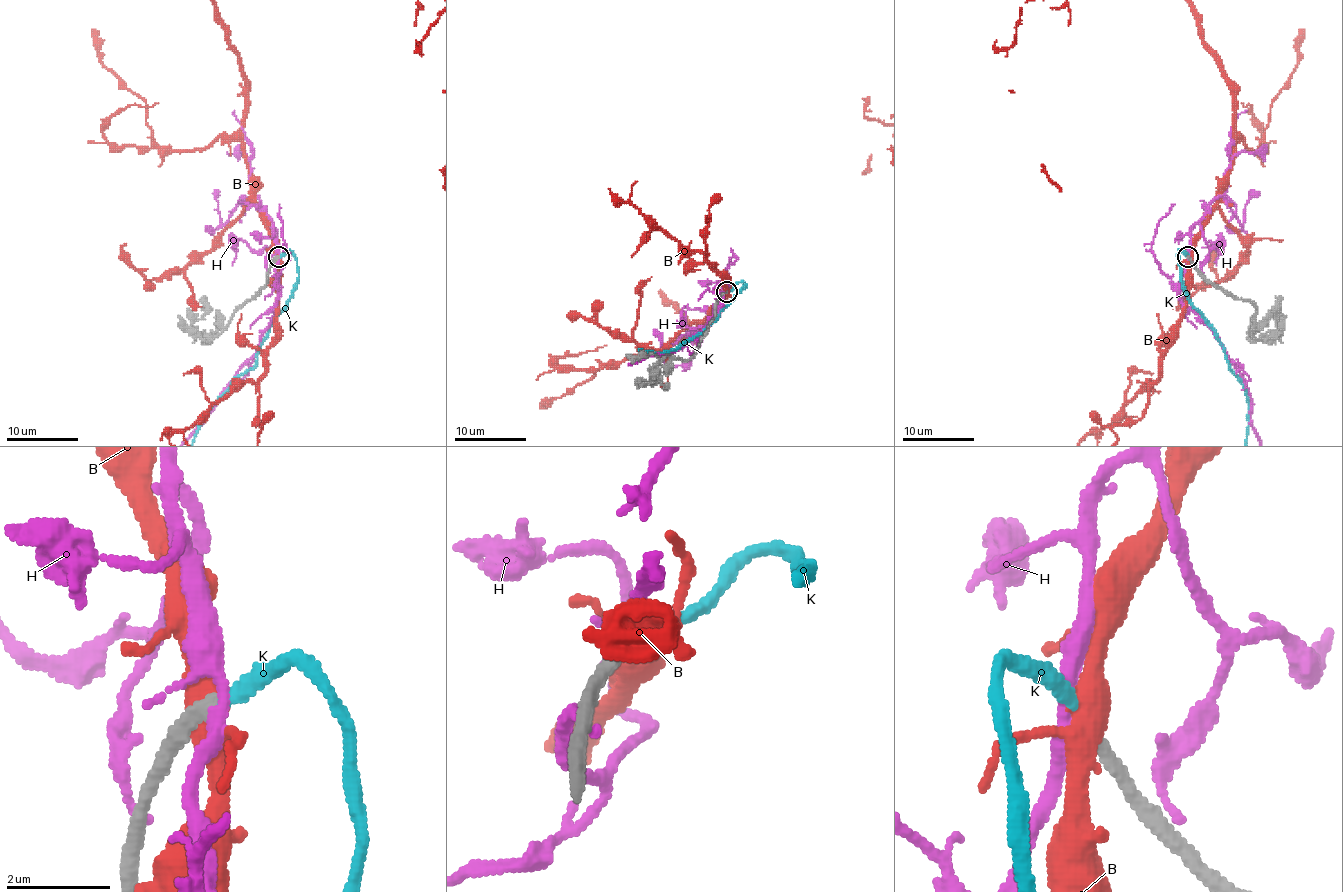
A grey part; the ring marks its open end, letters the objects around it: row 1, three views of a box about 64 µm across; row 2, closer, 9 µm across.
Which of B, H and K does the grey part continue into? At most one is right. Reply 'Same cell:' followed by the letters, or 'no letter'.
Same cell: K

